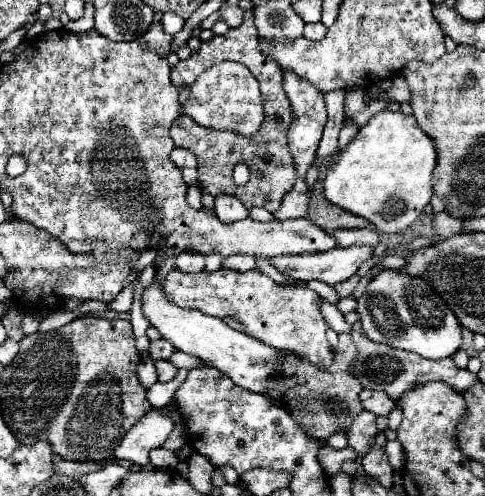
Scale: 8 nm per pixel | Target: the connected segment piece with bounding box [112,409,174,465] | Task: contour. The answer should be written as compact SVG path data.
M154 409L148 415L144 415L144 419L126 433L122 443L114 449L112 457L128 459L136 465L146 465L150 449L160 447L168 439L172 427L174 425L170 413L162 409Z

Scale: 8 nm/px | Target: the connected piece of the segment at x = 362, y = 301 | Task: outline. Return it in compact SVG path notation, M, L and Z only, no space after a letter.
M392 269L380 271L358 299L362 331L376 343L412 351L424 359L452 357L462 349L462 325L452 309L436 295L436 291L418 277Z

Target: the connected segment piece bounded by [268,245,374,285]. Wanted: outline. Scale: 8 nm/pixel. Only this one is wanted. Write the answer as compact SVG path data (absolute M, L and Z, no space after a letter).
M352 245L336 247L324 255L280 255L270 257L268 261L272 267L276 267L280 273L290 275L292 279L318 279L328 285L336 285L350 279L356 269L360 269L360 265L372 257L372 253L374 247Z

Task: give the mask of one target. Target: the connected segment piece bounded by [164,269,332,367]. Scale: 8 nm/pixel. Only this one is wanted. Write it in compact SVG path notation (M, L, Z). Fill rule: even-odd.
M172 269L164 281L164 295L174 305L184 307L184 309L198 309L202 313L208 313L208 315L214 315L220 319L232 317L234 321L242 323L246 335L250 335L270 347L288 349L316 367L328 367L332 363L332 349L326 339L328 323L324 321L322 311L320 311L320 296L308 287L284 287L260 271L241 273L232 269L218 269L214 273L200 271L194 275L186 275L186 273Z

